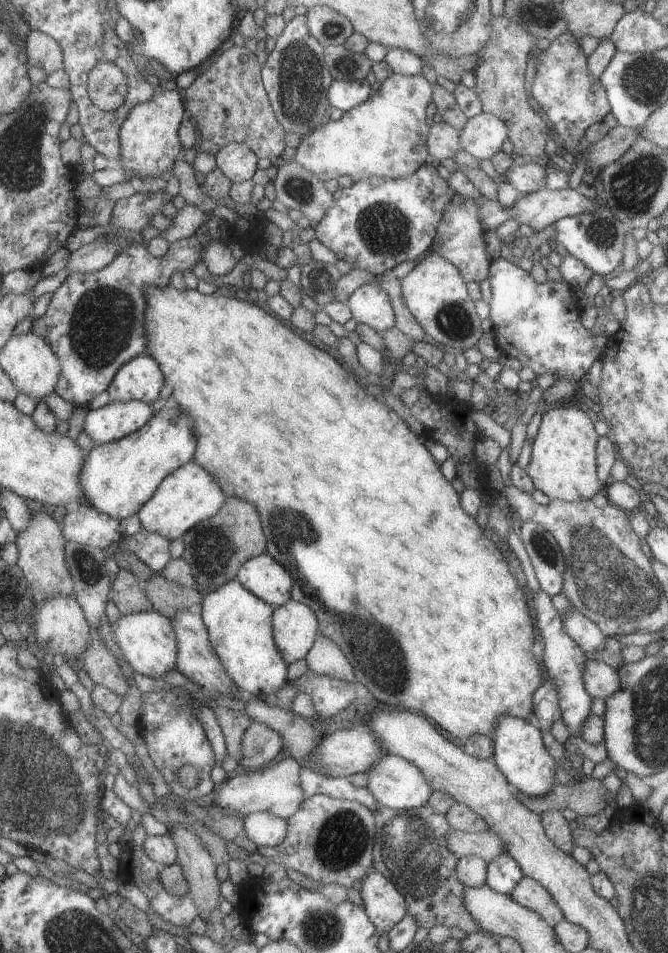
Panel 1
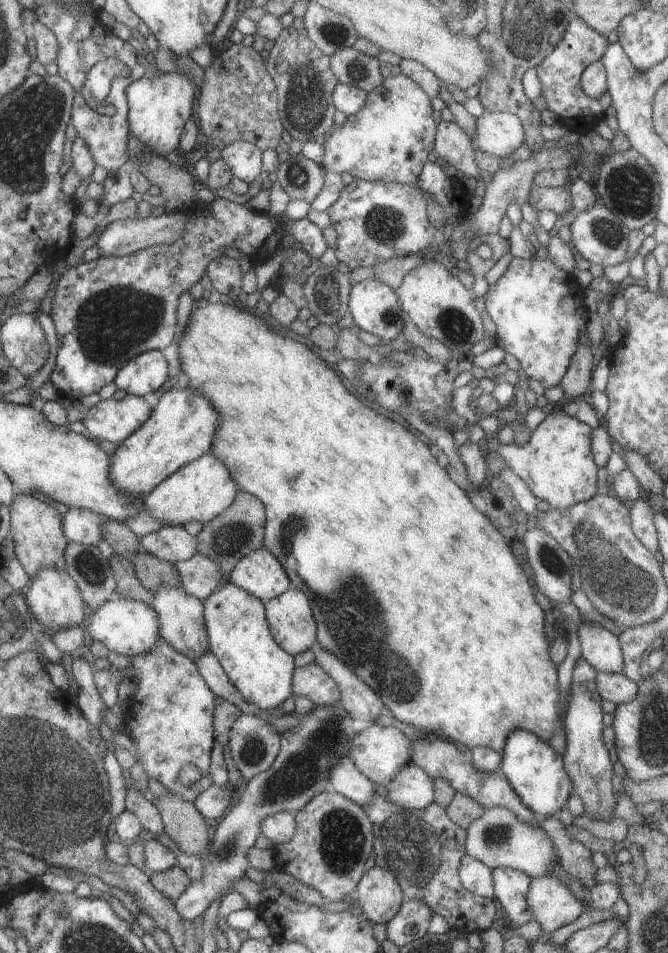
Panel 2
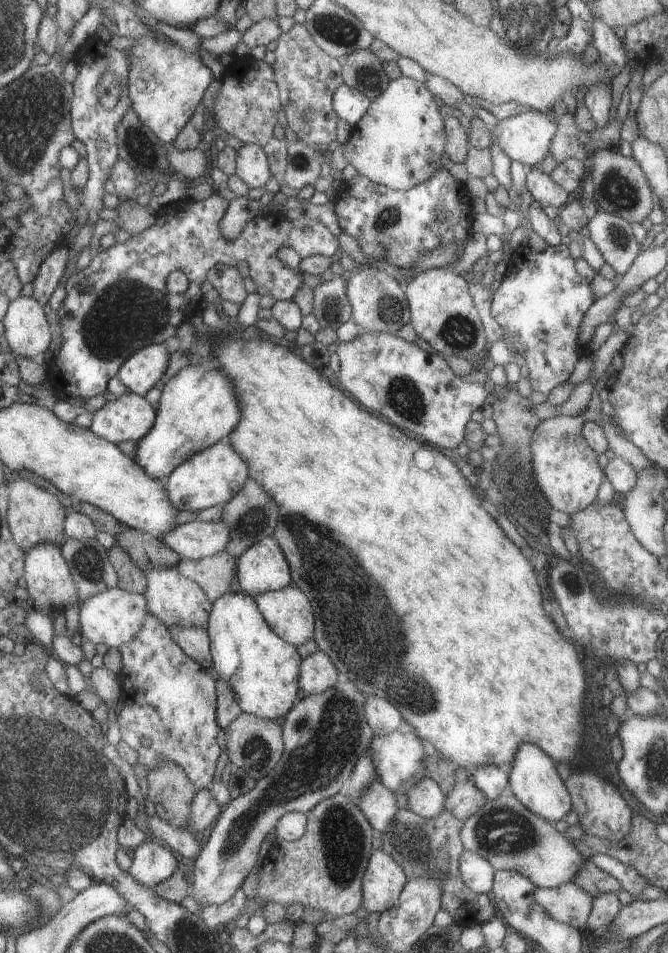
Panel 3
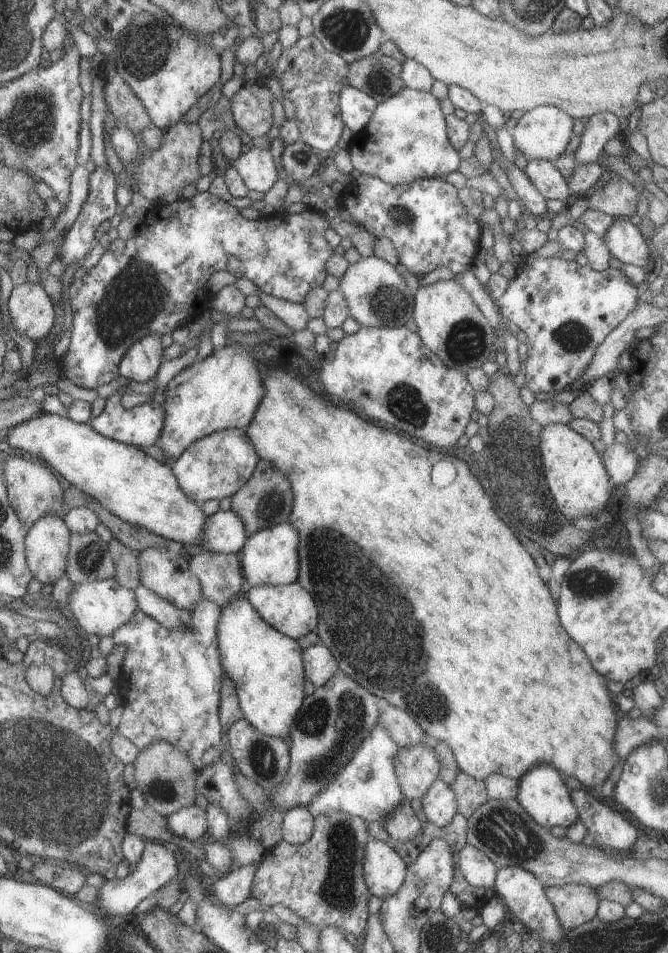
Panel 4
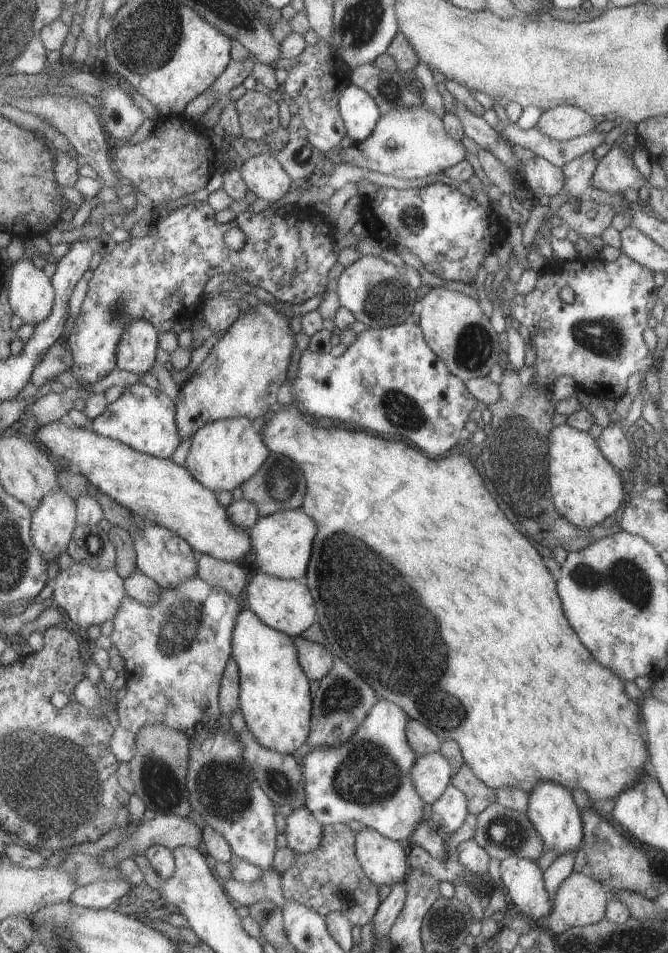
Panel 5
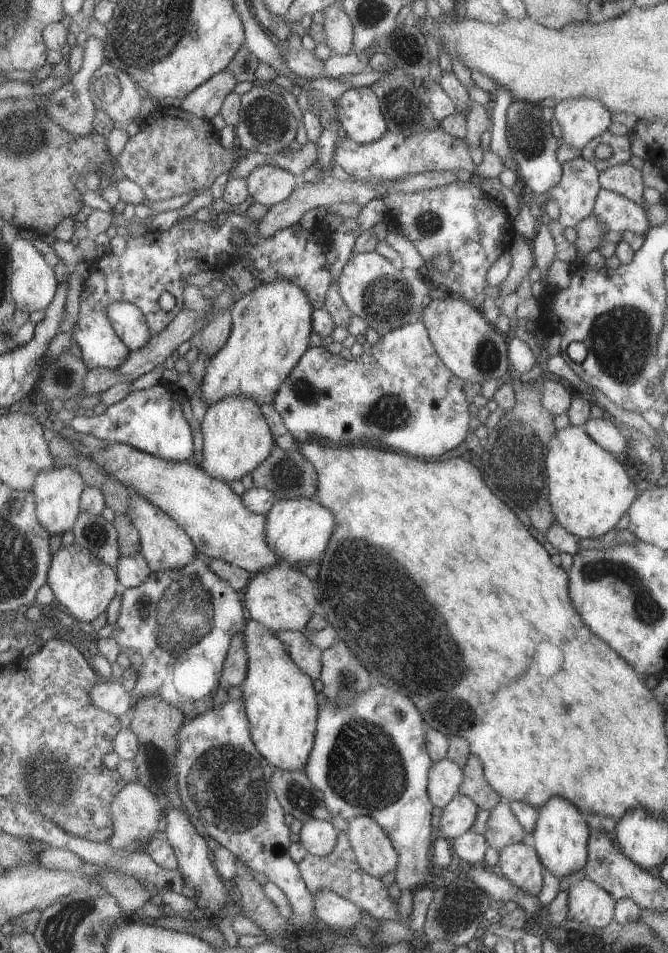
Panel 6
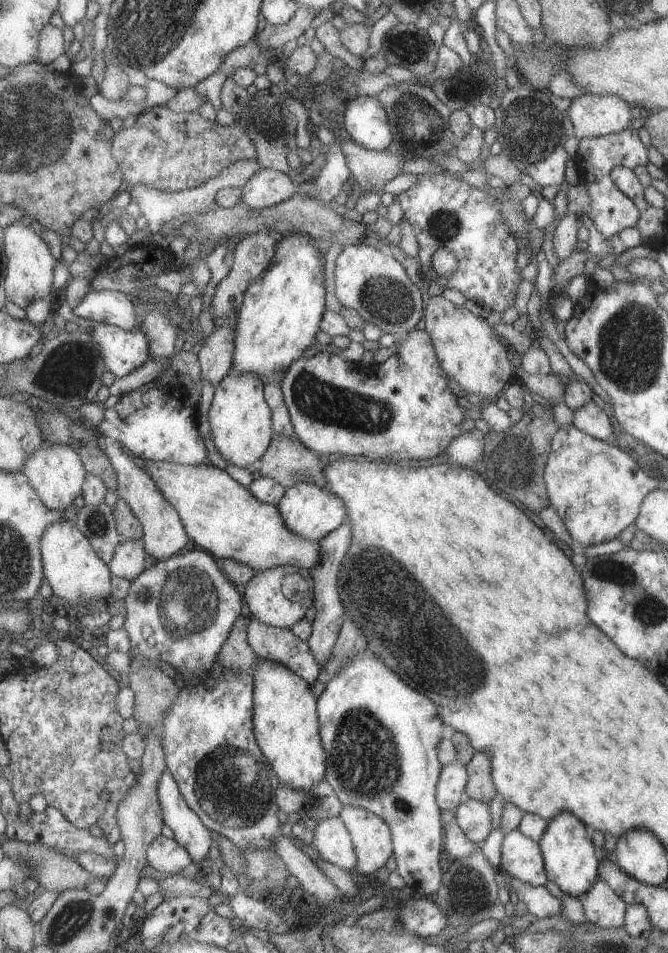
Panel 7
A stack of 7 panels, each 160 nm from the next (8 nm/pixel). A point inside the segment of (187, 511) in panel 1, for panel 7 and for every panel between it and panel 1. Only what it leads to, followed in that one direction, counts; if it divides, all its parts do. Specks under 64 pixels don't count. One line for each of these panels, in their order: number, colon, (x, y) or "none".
2: (199, 490)
3: (212, 476)
4: (214, 467)
5: (222, 454)
6: (236, 439)
7: (240, 423)

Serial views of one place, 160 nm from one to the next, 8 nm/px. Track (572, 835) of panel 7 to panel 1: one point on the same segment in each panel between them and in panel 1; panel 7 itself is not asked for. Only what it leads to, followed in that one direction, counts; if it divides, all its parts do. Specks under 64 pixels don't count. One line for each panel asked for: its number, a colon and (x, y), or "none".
1: (518, 752)
2: (535, 772)
3: (532, 777)
4: (541, 792)
5: (551, 809)
6: (560, 836)

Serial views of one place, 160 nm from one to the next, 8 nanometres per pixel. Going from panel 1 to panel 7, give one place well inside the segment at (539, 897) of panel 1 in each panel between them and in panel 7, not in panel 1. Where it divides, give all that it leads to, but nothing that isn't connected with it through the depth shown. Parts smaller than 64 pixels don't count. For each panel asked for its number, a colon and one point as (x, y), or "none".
2: (550, 903)
3: (567, 903)
4: (573, 904)
5: (579, 899)
6: (587, 903)
7: (601, 906)

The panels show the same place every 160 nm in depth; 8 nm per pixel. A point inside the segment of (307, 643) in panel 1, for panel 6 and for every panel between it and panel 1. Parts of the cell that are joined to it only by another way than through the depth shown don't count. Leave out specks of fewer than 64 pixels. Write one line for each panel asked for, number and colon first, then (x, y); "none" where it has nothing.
2: (288, 616)
3: (287, 613)
4: (289, 609)
5: (286, 605)
6: (280, 598)

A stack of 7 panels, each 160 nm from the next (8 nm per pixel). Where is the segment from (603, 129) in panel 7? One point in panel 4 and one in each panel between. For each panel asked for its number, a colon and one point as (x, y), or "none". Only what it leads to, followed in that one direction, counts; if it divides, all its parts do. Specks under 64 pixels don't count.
4: (542, 132)
5: (562, 122)
6: (576, 121)

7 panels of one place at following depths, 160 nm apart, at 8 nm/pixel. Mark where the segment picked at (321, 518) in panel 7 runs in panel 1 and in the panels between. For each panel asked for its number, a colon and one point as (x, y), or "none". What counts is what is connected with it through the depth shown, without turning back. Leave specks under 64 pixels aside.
1: (262, 575)
2: (258, 572)
3: (261, 568)
4: (269, 557)
5: (280, 544)
6: (297, 529)

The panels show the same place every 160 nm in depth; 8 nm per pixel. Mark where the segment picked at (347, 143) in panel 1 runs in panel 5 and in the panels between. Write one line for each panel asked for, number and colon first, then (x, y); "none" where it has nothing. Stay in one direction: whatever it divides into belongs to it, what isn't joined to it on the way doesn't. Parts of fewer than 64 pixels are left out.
2: (390, 137)
3: (397, 142)
4: (405, 139)
5: (410, 142)

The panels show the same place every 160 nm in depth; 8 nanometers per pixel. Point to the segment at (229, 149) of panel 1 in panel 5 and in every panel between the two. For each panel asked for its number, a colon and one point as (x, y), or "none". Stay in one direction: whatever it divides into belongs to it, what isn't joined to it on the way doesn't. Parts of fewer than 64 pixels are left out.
2: (244, 159)
3: (250, 164)
4: (256, 168)
5: (262, 174)

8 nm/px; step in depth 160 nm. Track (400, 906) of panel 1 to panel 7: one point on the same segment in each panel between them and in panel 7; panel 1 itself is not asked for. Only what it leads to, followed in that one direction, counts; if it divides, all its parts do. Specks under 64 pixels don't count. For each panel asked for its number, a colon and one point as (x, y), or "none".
2: (379, 896)
3: (383, 879)
4: (384, 870)
5: (383, 861)
6: (374, 854)
7: (372, 844)

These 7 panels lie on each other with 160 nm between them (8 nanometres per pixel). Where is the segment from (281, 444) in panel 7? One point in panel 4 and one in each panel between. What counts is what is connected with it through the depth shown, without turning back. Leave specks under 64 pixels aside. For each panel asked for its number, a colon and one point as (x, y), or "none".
4: (265, 500)
5: (277, 485)
6: (288, 474)

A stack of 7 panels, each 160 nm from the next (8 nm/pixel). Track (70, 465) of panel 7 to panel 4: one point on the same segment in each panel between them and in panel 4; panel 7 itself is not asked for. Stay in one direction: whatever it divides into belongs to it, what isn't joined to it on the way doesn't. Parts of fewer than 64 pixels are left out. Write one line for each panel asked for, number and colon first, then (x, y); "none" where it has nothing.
4: (47, 546)
5: (54, 521)
6: (58, 490)

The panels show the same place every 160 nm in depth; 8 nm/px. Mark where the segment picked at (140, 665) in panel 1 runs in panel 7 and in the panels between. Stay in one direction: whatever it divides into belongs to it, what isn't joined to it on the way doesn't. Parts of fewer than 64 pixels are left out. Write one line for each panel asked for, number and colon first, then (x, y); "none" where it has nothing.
2: (127, 627)
3: (113, 617)
4: (100, 607)
5: (86, 596)
6: (83, 586)
7: (74, 571)

